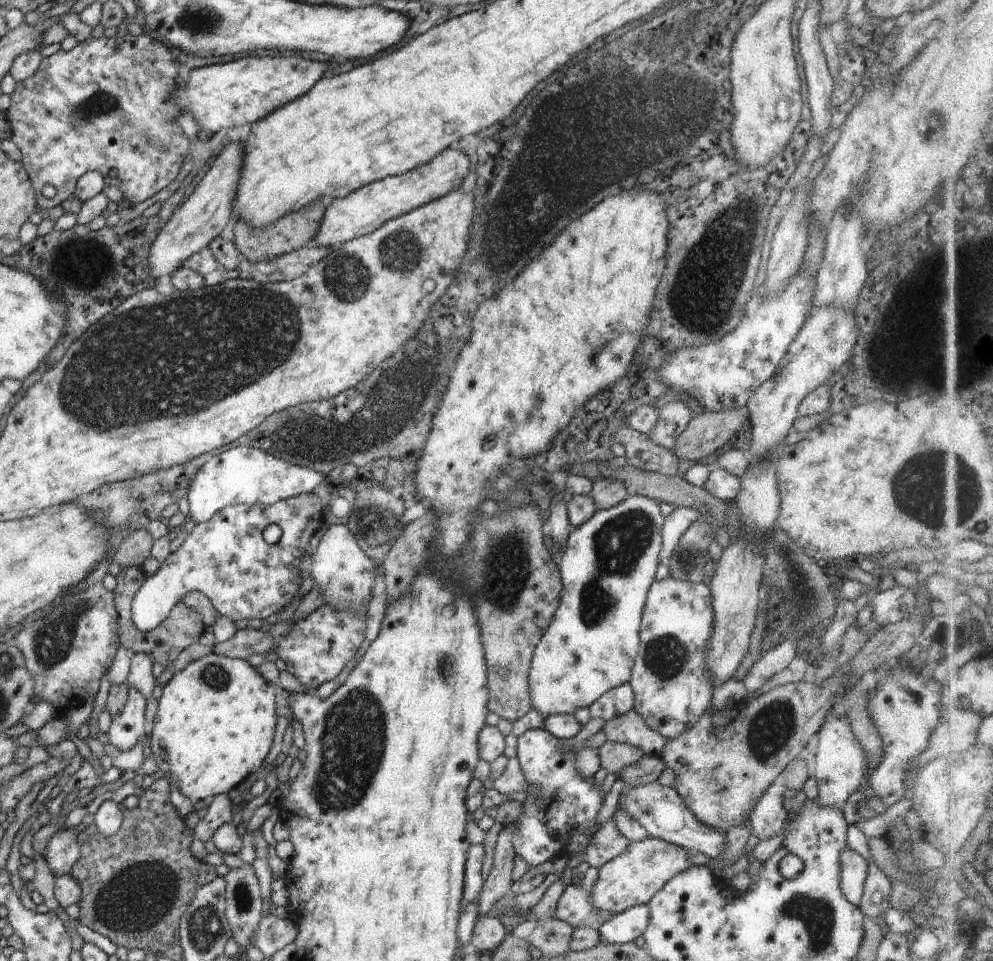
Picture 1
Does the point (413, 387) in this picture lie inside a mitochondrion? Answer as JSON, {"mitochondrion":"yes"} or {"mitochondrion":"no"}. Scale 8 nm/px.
{"mitochondrion":"yes"}

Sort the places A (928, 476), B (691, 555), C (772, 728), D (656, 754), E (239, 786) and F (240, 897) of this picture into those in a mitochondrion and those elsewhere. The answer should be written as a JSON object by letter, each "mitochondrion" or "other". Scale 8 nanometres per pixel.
{"A":"mitochondrion","B":"mitochondrion","C":"mitochondrion","D":"other","E":"other","F":"mitochondrion"}

